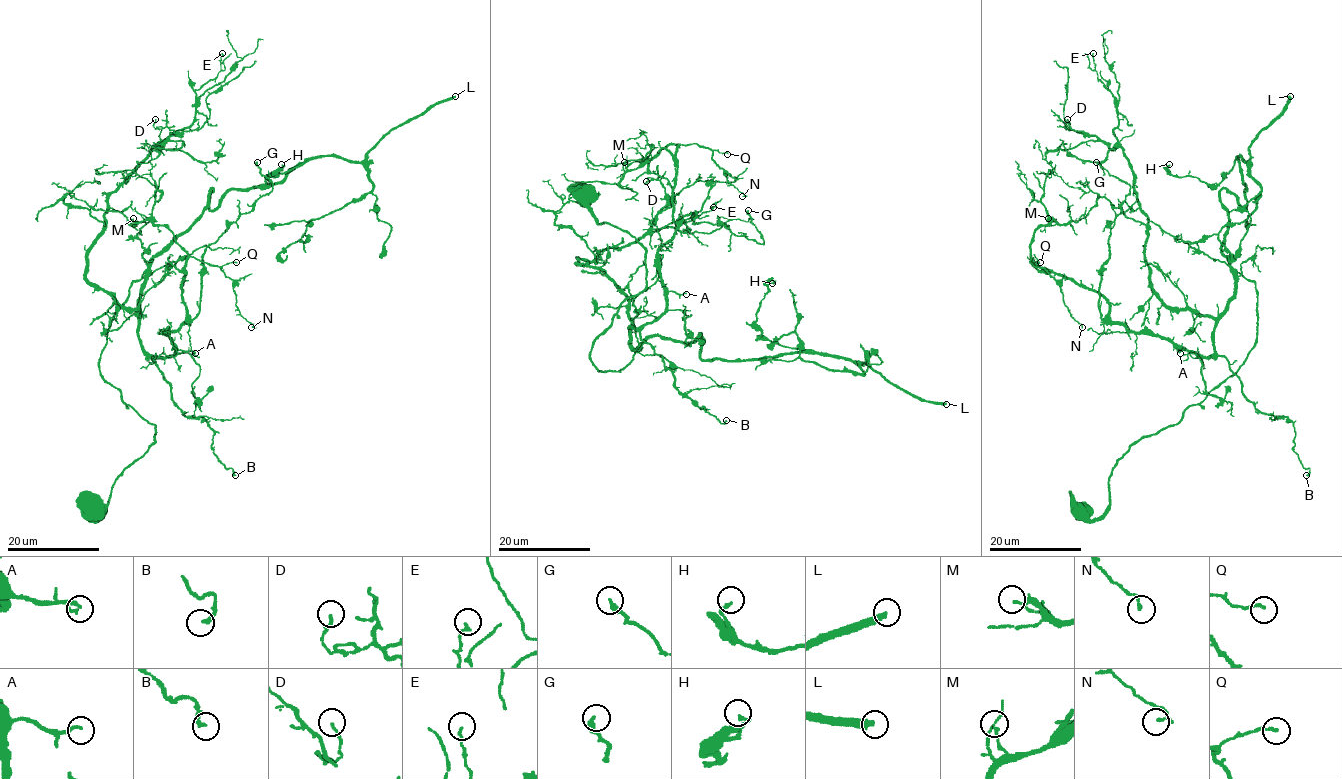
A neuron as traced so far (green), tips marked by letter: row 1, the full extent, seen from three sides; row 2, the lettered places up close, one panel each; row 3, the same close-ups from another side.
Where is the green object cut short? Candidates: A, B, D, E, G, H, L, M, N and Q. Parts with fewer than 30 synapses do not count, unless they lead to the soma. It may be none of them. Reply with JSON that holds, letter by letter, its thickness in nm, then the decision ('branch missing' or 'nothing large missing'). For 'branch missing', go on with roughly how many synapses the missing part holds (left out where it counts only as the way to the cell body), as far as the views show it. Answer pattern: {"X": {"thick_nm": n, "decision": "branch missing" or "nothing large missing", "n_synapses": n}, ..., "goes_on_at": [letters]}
{"A": {"thick_nm": 180, "decision": "branch missing", "n_synapses": 30}, "B": {"thick_nm": 200, "decision": "nothing large missing"}, "D": {"thick_nm": 160, "decision": "nothing large missing"}, "E": {"thick_nm": 150, "decision": "nothing large missing"}, "G": {"thick_nm": 280, "decision": "nothing large missing"}, "H": {"thick_nm": 170, "decision": "nothing large missing"}, "L": {"thick_nm": 320, "decision": "branch missing", "n_synapses": 140}, "M": {"thick_nm": 110, "decision": "nothing large missing"}, "N": {"thick_nm": 170, "decision": "nothing large missing"}, "Q": {"thick_nm": 150, "decision": "nothing large missing"}, "goes_on_at": ["A", "L"]}

